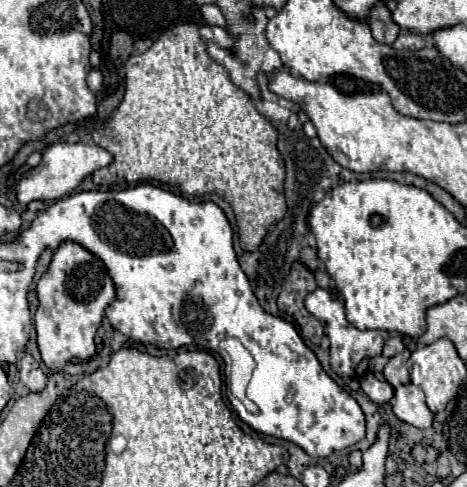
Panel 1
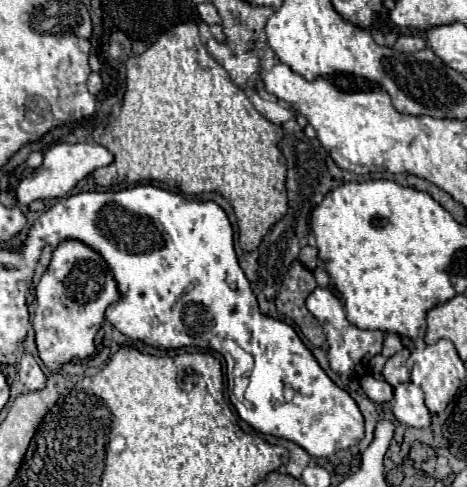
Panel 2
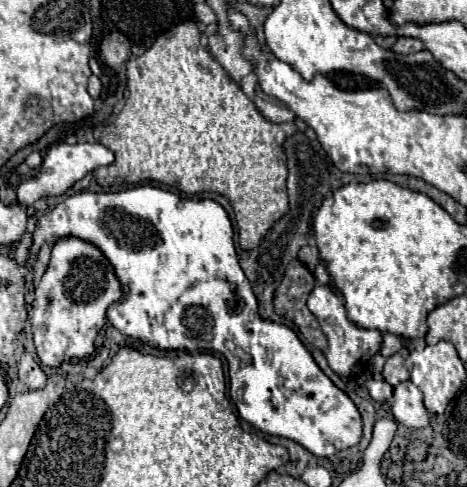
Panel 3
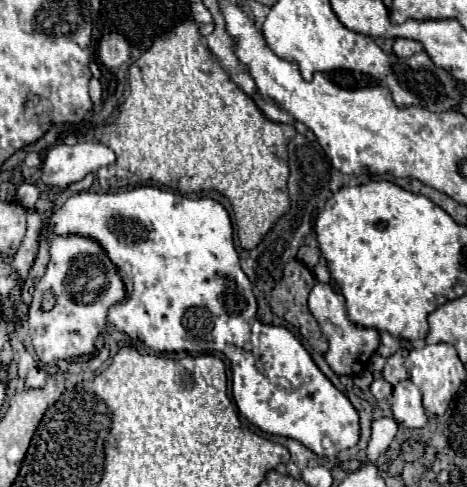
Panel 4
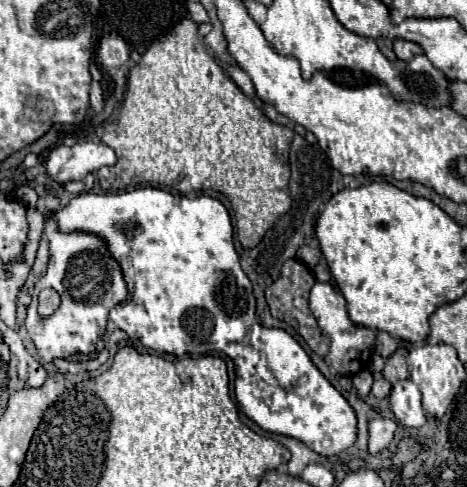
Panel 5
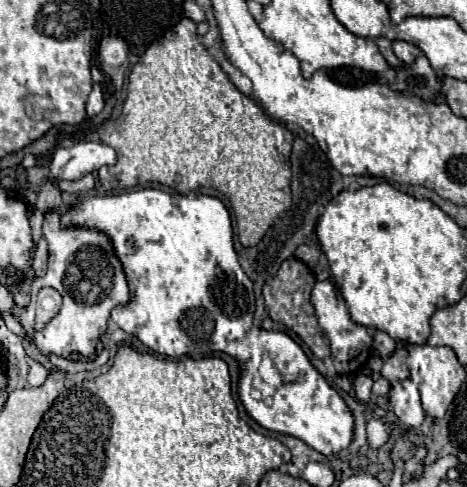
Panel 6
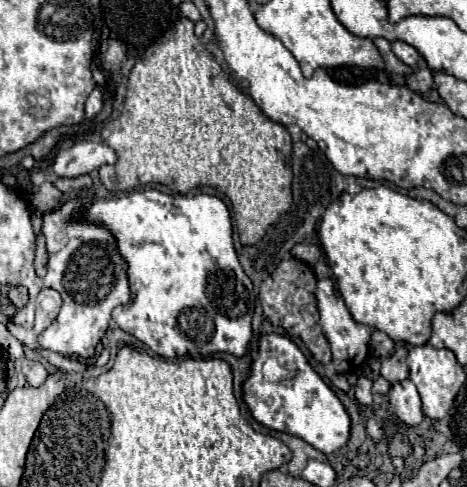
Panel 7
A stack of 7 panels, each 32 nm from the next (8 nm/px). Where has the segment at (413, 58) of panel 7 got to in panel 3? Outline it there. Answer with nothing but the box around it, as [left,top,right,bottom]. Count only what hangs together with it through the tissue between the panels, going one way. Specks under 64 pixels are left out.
[392,36,424,54]

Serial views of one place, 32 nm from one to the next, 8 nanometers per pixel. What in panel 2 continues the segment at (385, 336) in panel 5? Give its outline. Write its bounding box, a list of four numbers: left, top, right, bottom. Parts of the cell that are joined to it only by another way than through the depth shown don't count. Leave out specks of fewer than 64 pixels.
[382,334,404,358]

